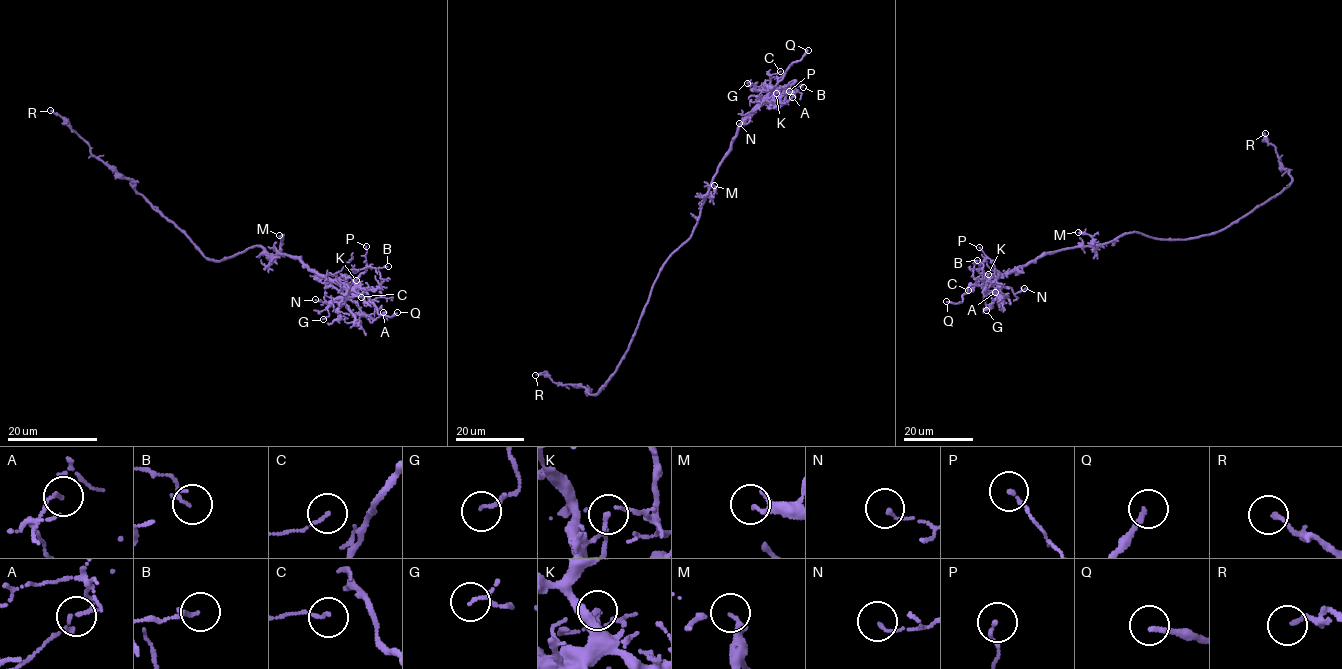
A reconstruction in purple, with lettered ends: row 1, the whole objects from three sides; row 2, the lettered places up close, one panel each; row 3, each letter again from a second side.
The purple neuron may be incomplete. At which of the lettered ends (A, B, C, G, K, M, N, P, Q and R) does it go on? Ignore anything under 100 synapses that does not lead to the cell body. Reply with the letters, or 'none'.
Q

